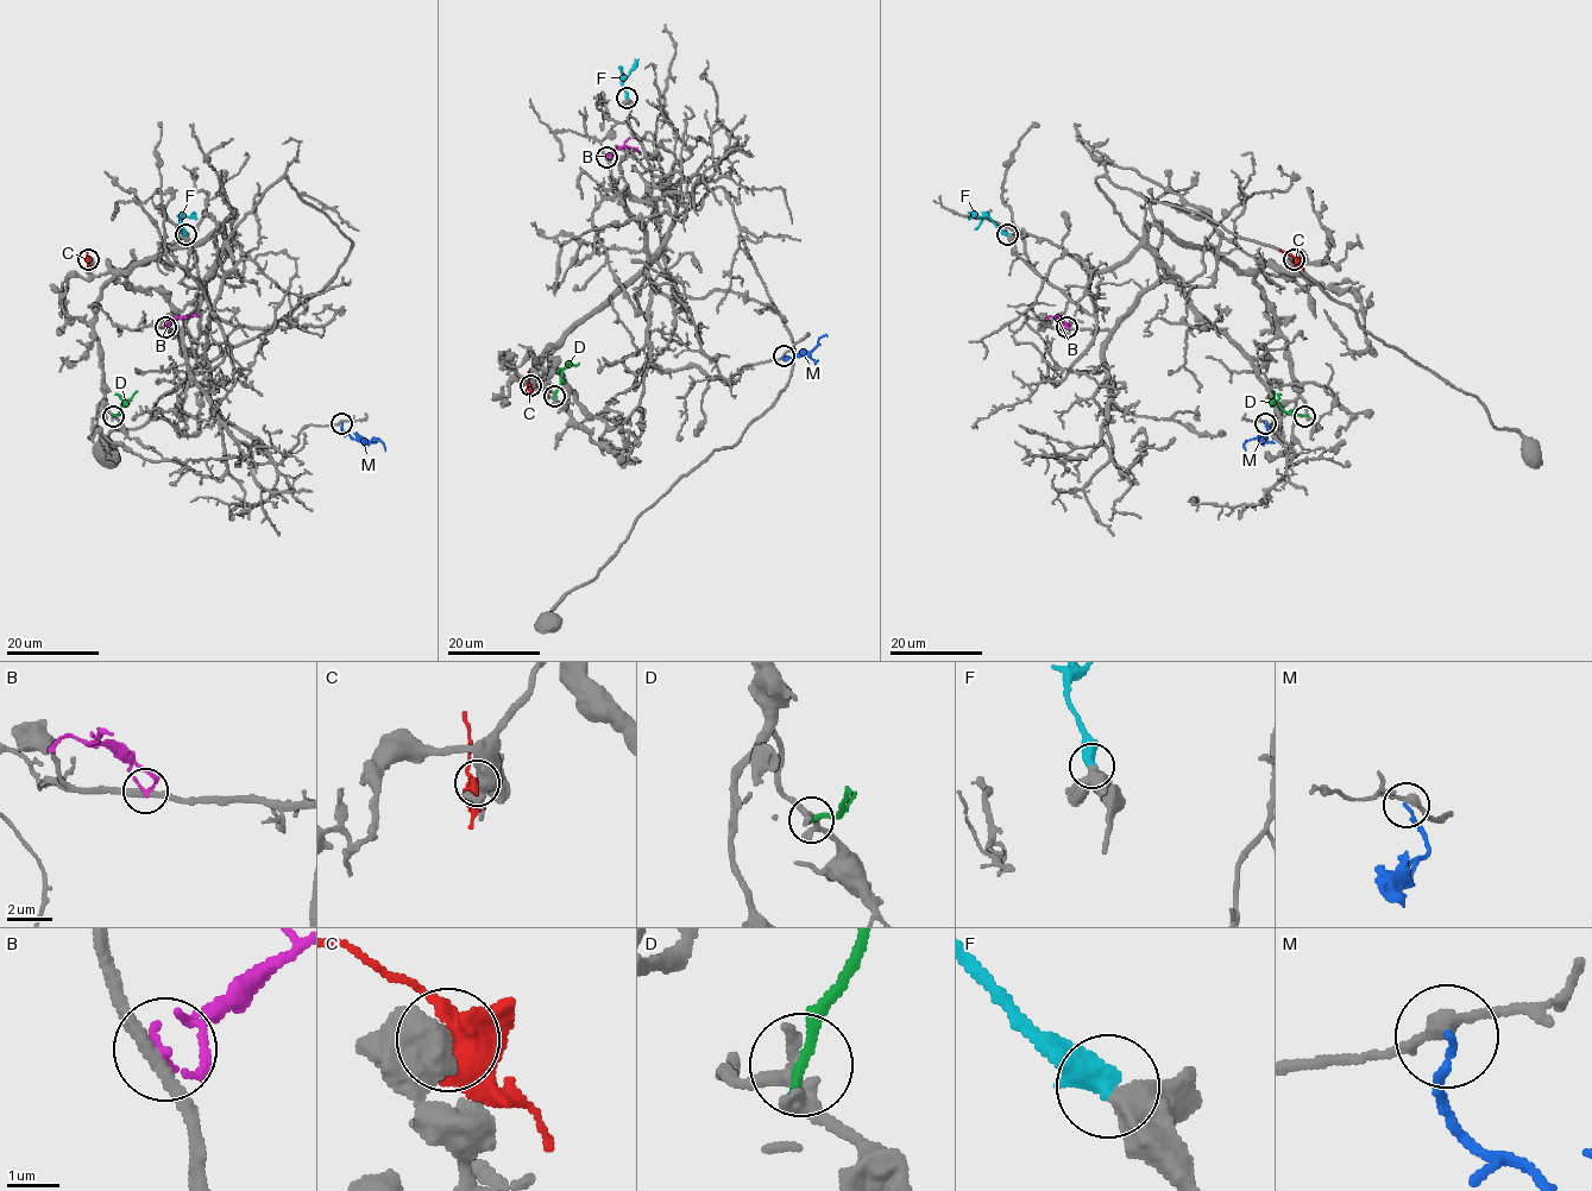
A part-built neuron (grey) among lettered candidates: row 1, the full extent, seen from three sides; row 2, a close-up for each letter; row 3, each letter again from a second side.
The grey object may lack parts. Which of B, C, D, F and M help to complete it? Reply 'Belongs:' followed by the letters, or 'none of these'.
Belongs: F

